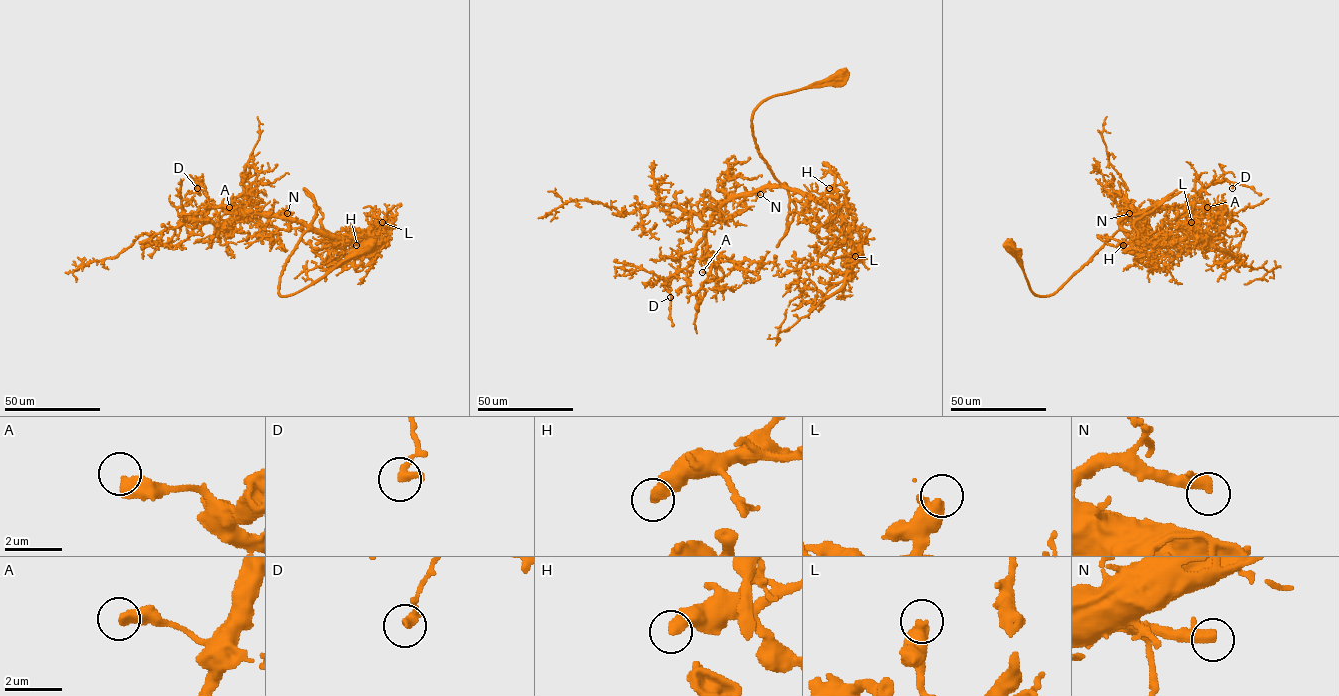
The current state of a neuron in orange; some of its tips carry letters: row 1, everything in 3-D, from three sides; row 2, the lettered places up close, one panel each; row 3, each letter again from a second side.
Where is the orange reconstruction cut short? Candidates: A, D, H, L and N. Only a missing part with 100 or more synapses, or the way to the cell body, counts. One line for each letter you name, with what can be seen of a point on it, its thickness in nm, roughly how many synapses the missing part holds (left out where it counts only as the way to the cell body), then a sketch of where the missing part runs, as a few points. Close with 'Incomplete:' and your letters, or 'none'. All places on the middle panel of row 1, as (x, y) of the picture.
N: at (760, 194); 480 nm thick; about 180 synapses; missing branch runs (760, 194), (773, 199), (783, 198), (787, 193)
Incomplete: N

